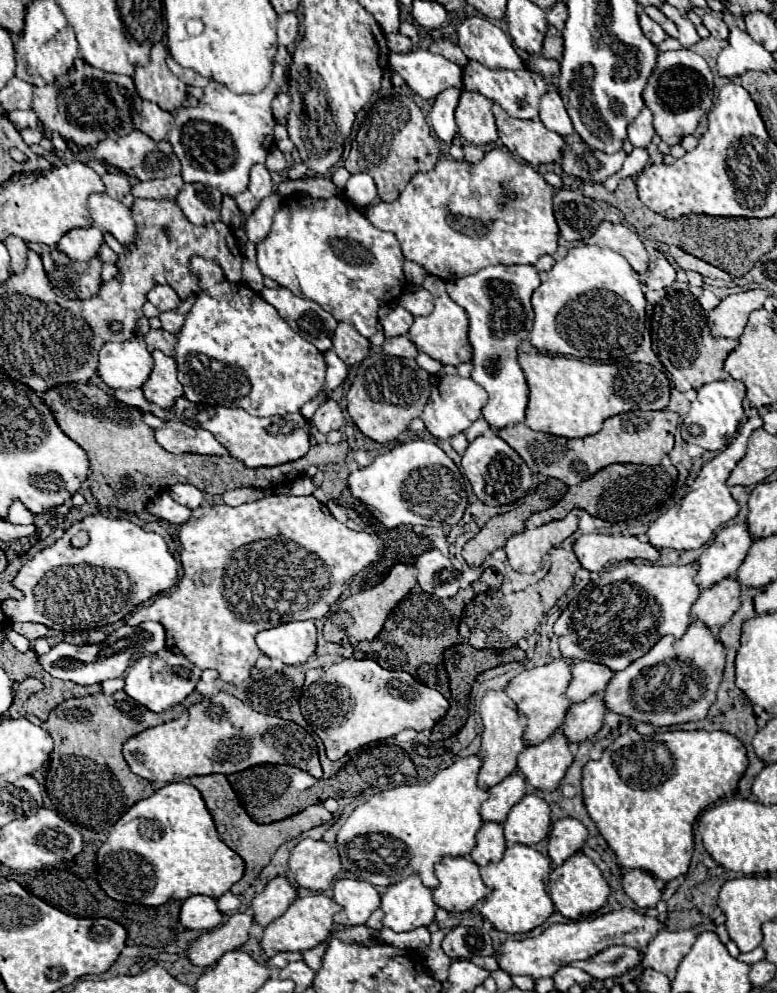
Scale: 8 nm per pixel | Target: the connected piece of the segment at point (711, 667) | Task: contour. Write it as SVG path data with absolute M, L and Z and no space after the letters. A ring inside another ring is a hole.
M691 622L683 638L661 638L643 658L621 672L615 672L605 688L603 702L609 712L663 728L701 720L715 702L723 668L725 650L717 636L701 622Z

